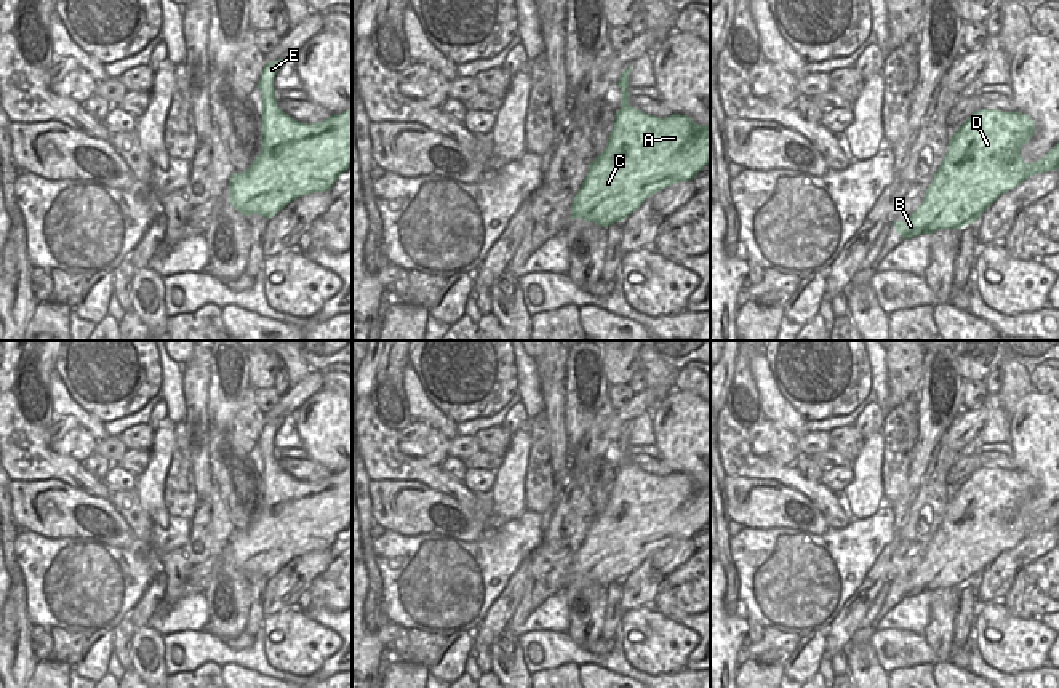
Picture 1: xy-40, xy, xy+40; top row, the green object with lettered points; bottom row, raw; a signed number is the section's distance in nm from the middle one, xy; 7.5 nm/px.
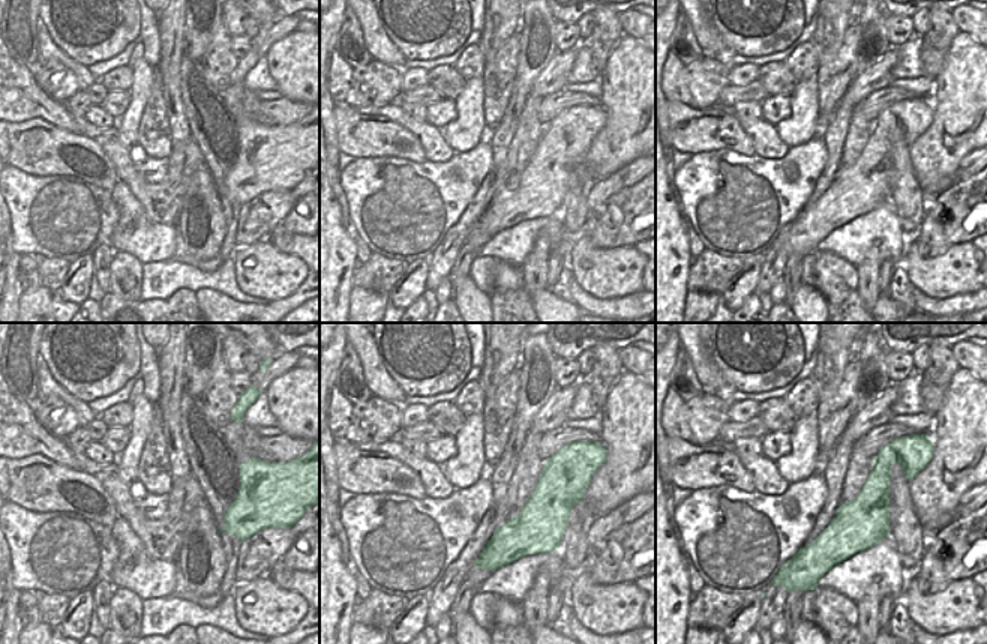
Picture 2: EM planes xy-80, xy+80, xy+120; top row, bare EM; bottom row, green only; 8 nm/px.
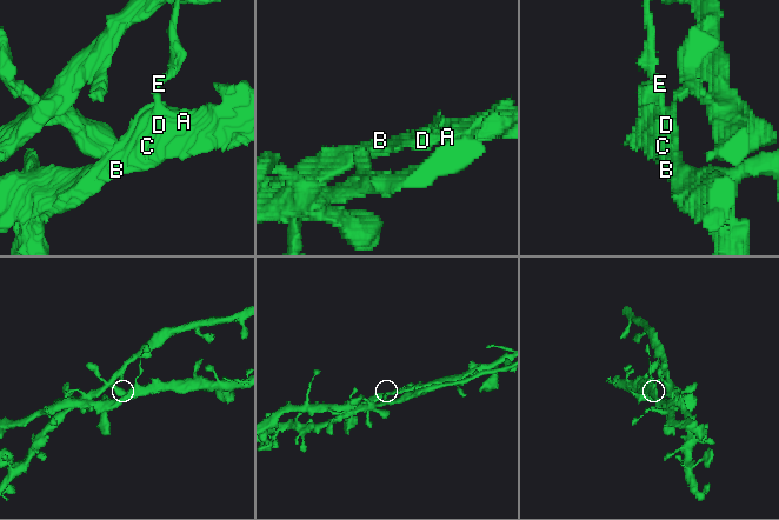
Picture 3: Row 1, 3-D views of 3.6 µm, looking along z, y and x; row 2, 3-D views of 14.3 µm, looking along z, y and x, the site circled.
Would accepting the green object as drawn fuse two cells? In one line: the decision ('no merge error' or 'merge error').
merge error

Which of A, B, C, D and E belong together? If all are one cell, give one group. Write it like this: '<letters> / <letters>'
A B C D / E

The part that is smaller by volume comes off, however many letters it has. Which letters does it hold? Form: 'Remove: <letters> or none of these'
Remove: E

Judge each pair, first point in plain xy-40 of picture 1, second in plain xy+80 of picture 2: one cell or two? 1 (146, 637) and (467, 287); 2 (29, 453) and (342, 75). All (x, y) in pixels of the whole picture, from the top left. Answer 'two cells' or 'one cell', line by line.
1: one cell
2: one cell

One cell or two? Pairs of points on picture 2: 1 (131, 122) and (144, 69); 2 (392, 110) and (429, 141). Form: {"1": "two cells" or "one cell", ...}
{"1": "one cell", "2": "one cell"}

